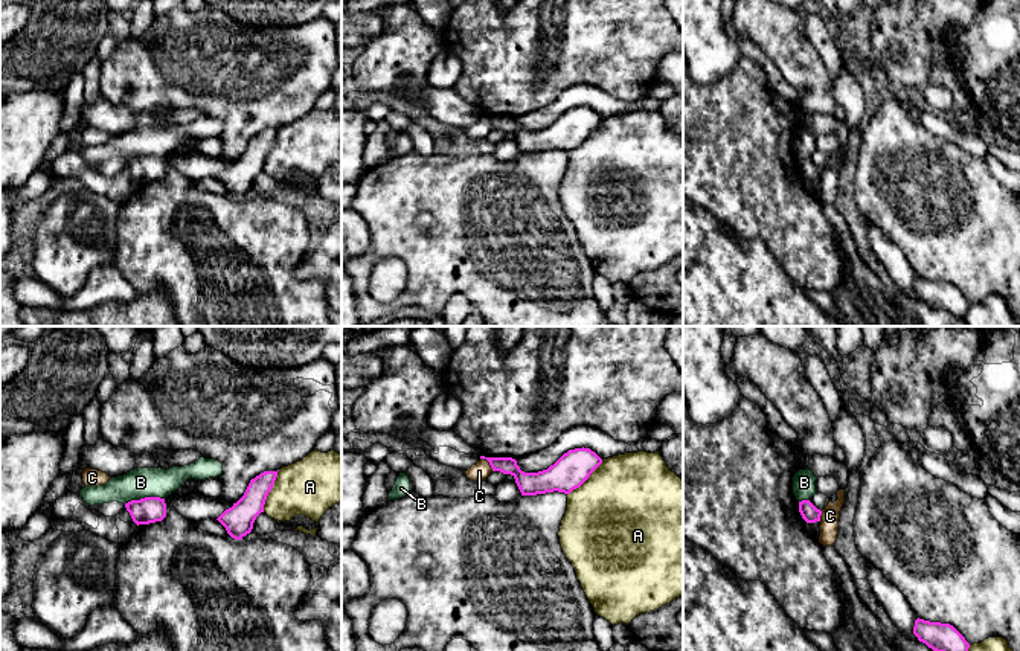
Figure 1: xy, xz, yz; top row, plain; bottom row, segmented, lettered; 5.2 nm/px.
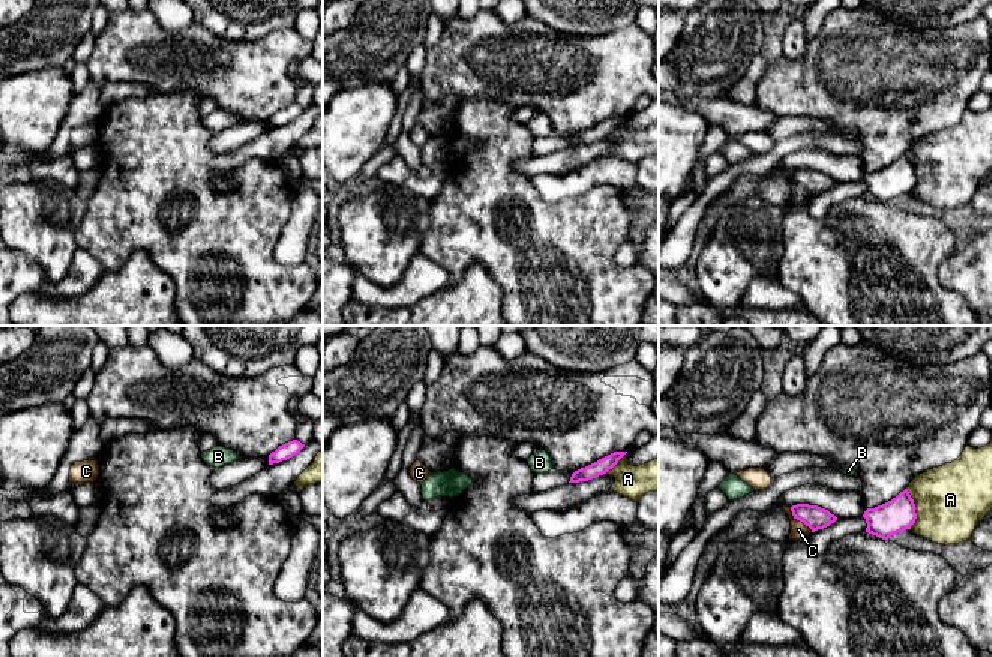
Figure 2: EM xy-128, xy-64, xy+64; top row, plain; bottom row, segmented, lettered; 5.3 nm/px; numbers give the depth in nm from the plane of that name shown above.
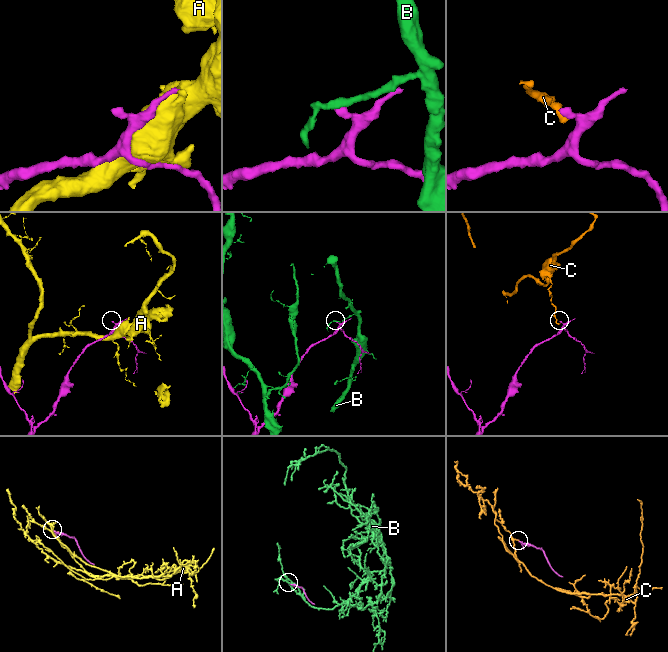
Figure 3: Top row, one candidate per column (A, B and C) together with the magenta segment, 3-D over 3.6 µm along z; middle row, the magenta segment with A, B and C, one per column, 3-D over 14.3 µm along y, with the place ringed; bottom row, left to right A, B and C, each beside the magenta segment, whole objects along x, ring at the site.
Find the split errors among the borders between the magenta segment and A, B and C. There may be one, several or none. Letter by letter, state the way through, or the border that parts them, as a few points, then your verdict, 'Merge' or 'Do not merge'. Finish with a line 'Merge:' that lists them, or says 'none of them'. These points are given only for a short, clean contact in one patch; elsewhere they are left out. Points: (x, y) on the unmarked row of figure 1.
A: Do not merge
B: Do not merge
C: Boundary: xz (481, 116), (493, 128). Do not merge
Merge: none of them

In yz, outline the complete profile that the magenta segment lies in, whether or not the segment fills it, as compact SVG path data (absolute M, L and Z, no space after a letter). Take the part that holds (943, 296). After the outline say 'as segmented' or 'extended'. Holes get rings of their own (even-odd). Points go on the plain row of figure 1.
M918 276L913 293L933 309L959 319L965 317L970 306L965 296L950 282L930 281Z | as segmented

